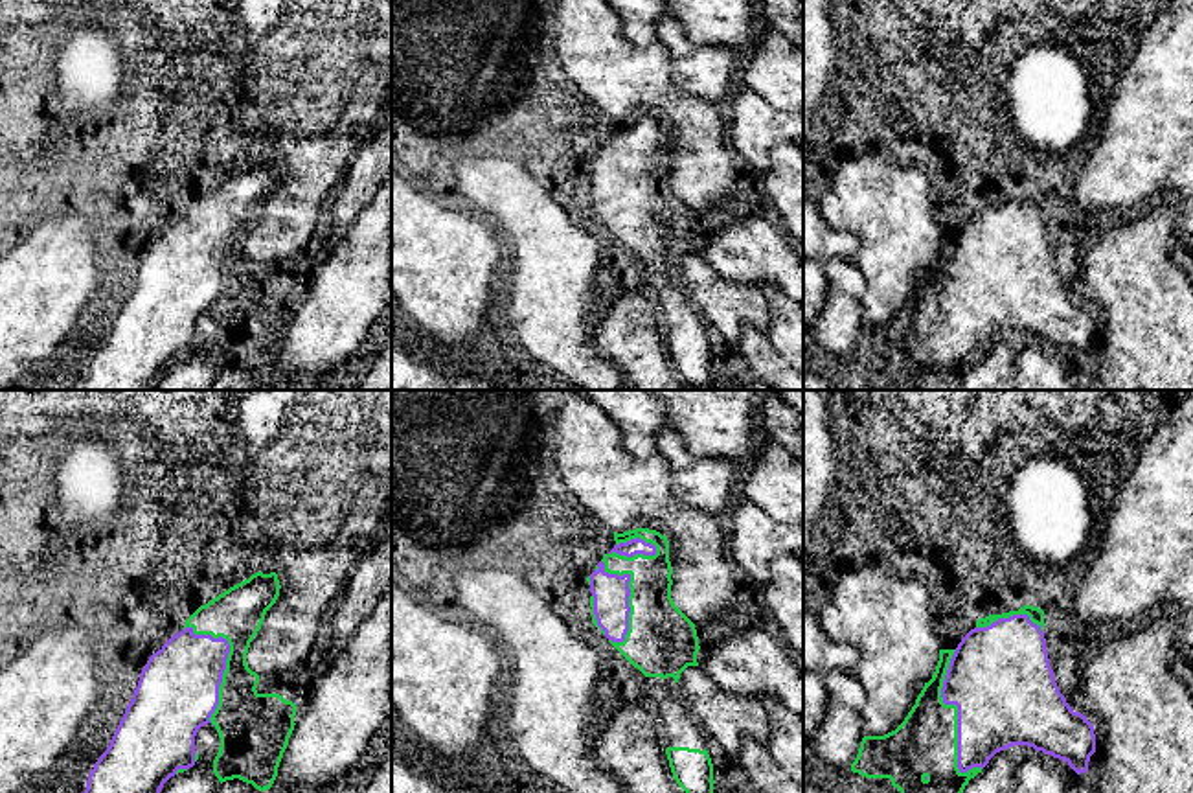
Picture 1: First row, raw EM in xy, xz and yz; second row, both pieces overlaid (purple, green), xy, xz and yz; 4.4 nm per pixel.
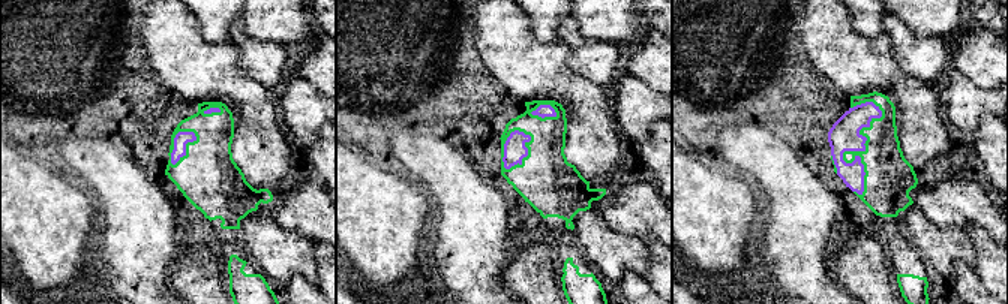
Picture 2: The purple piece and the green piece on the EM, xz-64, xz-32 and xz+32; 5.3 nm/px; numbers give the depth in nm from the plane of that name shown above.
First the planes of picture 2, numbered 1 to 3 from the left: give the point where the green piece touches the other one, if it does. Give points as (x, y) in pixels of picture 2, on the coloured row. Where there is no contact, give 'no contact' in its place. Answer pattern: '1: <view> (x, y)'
1: xz-64 (185, 147)
2: xz-32 (525, 156)
3: xz+32 (851, 150)

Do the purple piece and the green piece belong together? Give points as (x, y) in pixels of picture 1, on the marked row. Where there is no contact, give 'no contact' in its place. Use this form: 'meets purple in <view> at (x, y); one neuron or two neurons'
meets purple in yz at (958, 709); one neuron

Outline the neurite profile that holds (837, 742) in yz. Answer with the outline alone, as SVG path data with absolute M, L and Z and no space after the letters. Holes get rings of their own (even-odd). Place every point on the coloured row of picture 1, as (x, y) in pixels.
M833 670L825 673L827 714L818 732L812 736L814 749L824 764L844 769L860 749L862 708L866 692L855 672Z

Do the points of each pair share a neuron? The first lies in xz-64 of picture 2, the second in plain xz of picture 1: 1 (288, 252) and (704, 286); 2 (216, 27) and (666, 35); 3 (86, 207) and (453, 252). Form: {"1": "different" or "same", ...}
{"1": "same", "2": "different", "3": "same"}

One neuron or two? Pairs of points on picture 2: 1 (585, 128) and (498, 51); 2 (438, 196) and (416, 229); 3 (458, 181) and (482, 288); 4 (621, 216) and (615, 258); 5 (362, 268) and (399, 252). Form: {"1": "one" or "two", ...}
{"1": "one", "2": "two", "3": "one", "4": "two", "5": "one"}

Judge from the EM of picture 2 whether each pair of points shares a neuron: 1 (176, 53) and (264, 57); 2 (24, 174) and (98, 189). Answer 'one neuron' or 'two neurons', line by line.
1: two neurons
2: two neurons

